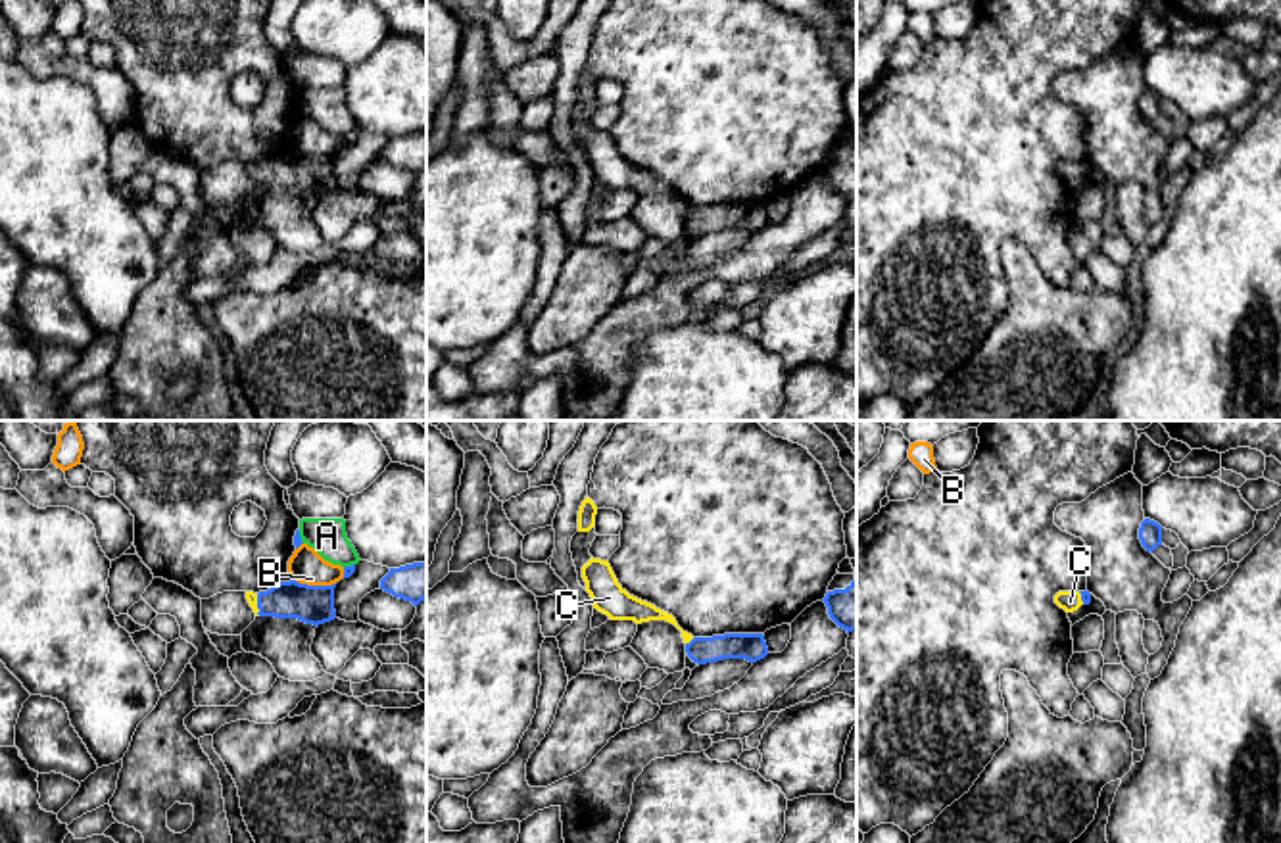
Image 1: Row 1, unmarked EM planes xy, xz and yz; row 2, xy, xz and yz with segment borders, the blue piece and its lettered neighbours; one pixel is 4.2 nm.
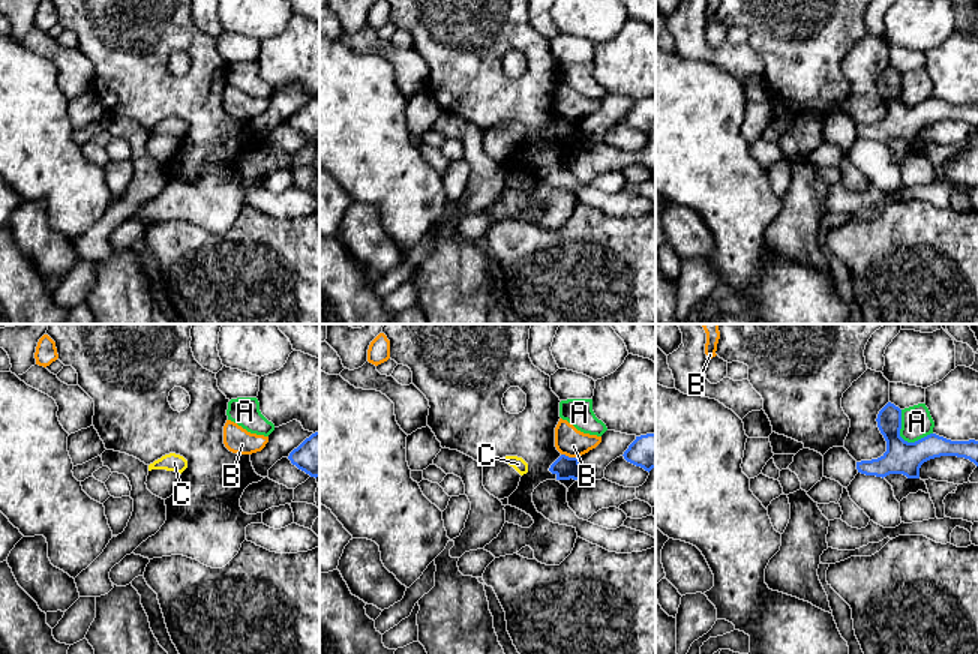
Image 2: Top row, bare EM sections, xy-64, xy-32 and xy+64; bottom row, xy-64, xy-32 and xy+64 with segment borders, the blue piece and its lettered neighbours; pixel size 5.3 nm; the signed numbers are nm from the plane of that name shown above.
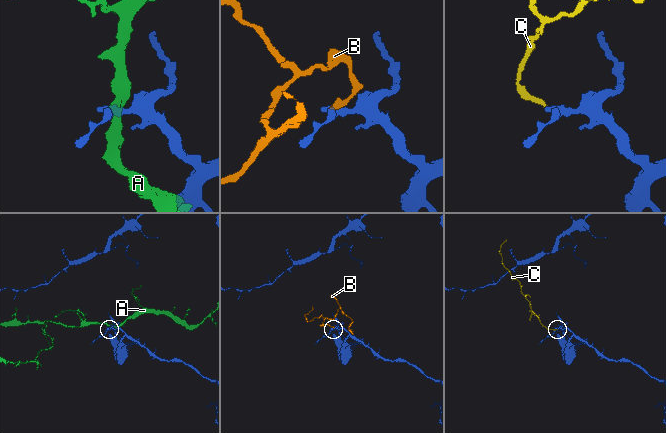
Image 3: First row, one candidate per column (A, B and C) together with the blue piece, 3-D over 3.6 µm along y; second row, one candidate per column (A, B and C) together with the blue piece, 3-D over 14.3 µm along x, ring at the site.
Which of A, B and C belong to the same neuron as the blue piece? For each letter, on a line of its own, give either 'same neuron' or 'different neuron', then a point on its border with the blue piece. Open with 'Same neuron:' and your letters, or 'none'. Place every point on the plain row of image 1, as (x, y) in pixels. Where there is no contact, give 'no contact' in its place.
Same neuron: C
A: different neuron; contact xy (298, 106)
B: different neuron; contact xy (315, 156)
C: same neuron; contact xz (692, 210)

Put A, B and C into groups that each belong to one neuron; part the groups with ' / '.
A / B / C

